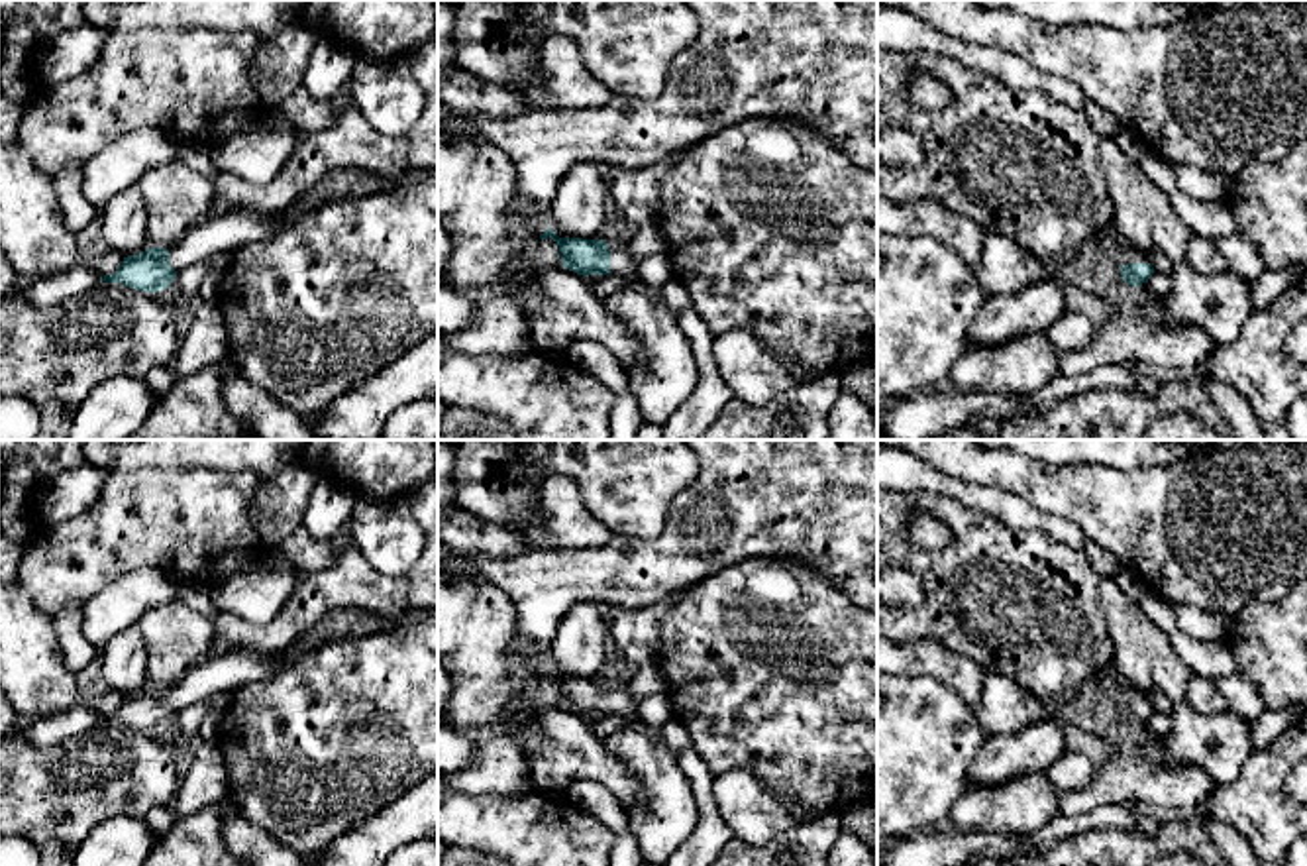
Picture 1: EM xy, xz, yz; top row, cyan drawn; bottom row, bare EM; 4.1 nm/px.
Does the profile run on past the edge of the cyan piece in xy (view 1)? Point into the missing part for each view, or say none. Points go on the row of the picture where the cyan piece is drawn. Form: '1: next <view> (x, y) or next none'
1: next xy (228, 230)

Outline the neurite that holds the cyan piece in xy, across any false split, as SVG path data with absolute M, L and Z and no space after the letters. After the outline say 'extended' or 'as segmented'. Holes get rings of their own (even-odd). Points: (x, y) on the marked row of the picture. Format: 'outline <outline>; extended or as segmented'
outline M290 206L275 216L253 210L222 210L214 216L204 216L181 242L124 257L118 271L104 275L102 283L120 283L135 291L159 293L169 289L175 277L188 265L216 253L234 253L253 242L271 240L304 214L308 210L294 210Z; extended

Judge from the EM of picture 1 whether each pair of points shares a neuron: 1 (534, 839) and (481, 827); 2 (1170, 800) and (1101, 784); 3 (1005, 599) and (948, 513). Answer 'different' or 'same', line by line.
1: same
2: same
3: same

